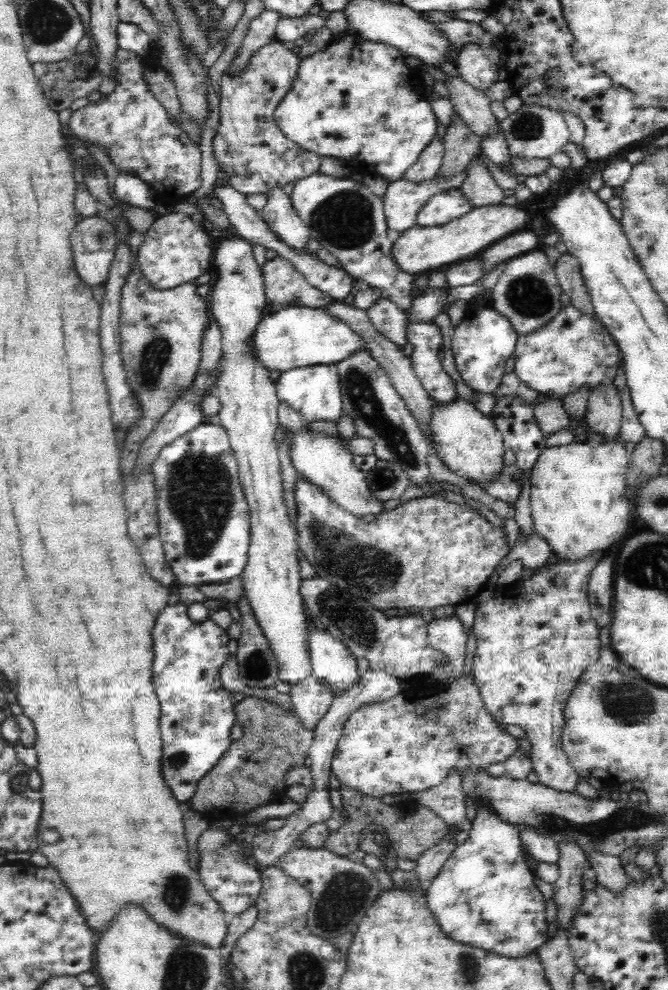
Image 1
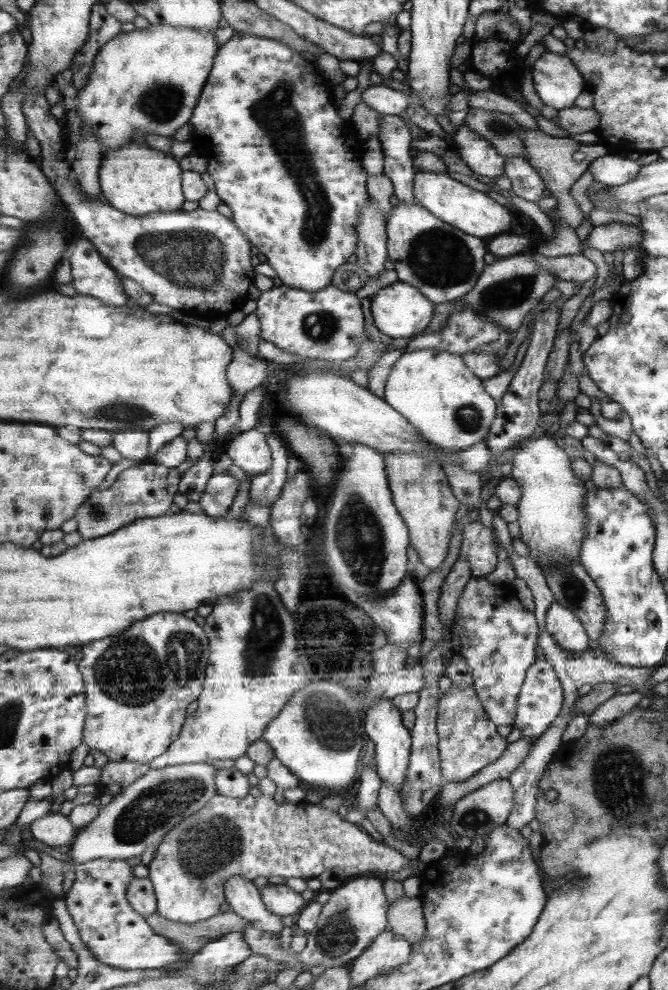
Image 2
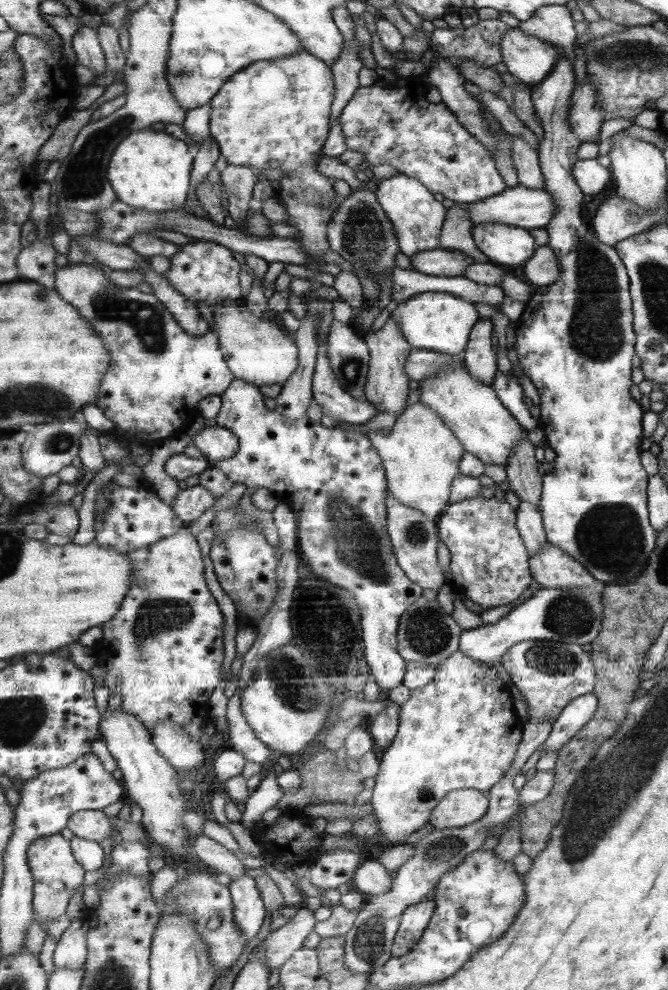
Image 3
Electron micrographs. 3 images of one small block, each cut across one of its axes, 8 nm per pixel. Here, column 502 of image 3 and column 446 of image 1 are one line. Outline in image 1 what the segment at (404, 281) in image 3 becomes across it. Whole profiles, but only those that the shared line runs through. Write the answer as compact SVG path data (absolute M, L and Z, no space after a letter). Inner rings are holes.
M428 288L424 292L415 293L411 307L405 312L409 322L432 323L434 318L441 313L448 295L449 289L436 288Z

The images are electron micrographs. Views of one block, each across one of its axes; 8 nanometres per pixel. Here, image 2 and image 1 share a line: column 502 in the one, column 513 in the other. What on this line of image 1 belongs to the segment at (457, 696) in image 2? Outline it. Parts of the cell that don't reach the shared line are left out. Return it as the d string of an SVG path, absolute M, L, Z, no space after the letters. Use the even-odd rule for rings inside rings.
M466 676L466 682L444 681L429 684L432 685L432 706L420 704L414 693L398 692L390 700L362 705L350 714L331 762L331 774L335 784L342 784L372 797L402 792L426 792L442 783L452 771L455 771L454 768L475 770L489 764L503 764L508 756L520 750L518 742L512 736L502 734L496 728L491 713L484 708L482 692L470 676Z

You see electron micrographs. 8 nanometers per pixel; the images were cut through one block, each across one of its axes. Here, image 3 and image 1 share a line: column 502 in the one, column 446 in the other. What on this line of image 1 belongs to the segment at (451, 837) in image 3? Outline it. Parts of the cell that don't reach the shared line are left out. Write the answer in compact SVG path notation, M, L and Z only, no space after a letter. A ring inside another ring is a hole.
M452 771L438 786L428 789L426 792L413 793L408 800L416 802L420 806L428 807L437 816L440 816L448 826L460 826L466 819L466 801L462 793L462 775Z

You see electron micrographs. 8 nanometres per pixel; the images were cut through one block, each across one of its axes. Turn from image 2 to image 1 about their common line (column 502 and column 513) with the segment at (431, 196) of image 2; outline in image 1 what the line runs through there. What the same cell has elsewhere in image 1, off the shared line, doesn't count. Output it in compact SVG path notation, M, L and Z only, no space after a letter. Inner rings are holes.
M481 205L473 208L464 216L457 217L438 227L412 228L394 236L391 248L395 263L408 274L418 272L432 272L444 264L453 264L478 256L487 247L501 241L508 235L514 234L524 228L528 222L528 214L516 206L488 206Z

